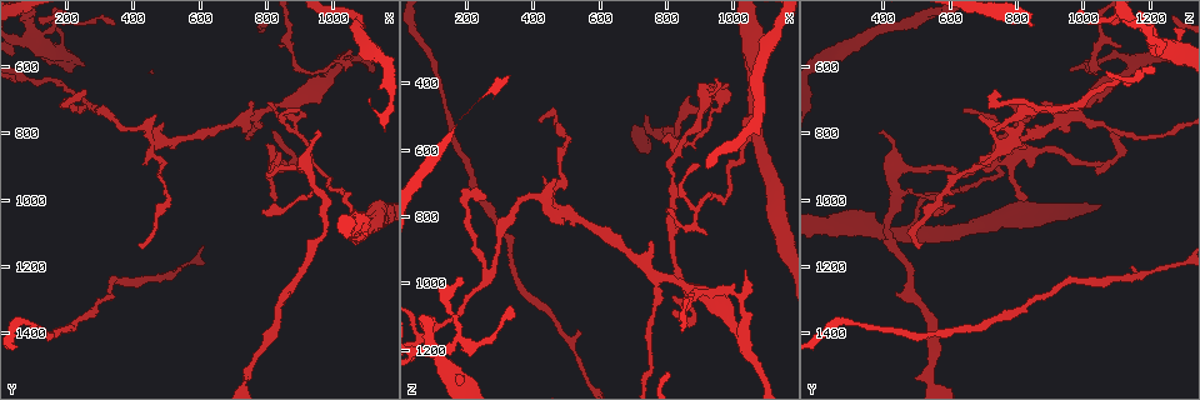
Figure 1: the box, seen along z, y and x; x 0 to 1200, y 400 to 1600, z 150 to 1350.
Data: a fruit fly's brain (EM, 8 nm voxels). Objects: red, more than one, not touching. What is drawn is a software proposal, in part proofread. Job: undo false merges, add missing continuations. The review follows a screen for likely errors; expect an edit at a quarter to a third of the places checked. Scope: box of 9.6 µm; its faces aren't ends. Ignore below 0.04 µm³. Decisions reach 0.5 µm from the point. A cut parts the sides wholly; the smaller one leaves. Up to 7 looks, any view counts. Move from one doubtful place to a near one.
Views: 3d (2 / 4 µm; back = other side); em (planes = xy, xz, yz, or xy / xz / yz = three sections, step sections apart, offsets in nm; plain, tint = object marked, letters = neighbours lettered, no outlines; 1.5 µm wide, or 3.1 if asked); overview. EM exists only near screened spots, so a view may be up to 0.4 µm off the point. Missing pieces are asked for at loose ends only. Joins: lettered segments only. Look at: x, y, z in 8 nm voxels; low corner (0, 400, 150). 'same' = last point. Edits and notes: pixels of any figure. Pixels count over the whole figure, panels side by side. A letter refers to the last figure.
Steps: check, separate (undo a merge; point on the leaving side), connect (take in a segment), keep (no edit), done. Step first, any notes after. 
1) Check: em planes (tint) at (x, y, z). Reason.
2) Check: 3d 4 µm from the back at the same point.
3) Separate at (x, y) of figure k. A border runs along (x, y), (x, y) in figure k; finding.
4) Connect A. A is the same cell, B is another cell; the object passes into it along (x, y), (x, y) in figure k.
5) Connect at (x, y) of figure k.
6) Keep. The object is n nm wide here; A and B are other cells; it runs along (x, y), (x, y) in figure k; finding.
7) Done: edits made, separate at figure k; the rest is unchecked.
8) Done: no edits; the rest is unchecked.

Check: em yz step 8 (letters) at (780, 740, 980). A narrow waist.

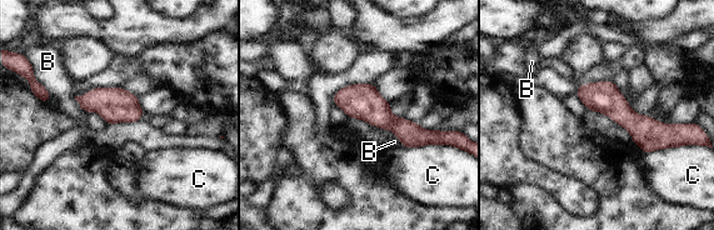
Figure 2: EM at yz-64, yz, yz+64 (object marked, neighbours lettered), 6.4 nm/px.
Keep. B and C are other cells; it runs along (580, 90), (605, 98), (658, 140) in figure 2; all the same cell.

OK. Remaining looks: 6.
Check: 3d 4 µm at (470, 750, 690).

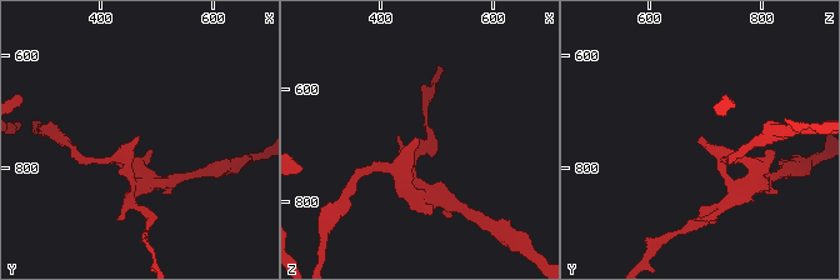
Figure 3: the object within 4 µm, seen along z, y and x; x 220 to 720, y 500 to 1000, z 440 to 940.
Check: em planes (letters) at (475, 750, 695).

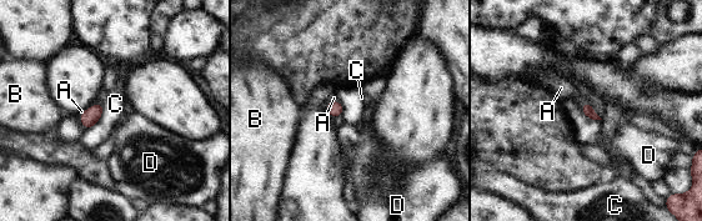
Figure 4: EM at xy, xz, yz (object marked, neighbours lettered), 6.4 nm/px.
Connect A. A is the same cell, B, C and D are other cells; the cell continues.

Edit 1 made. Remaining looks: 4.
Check: 3d 4 µm at (280, 730, 950). Sharp bend.

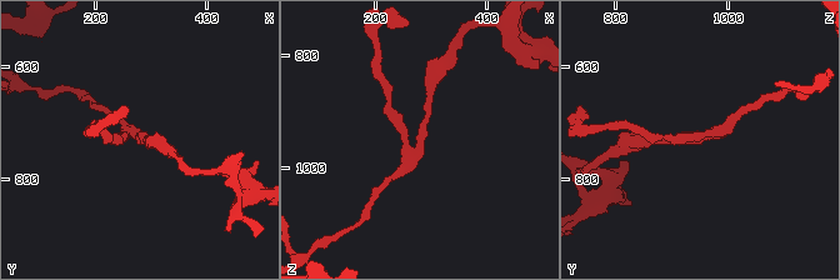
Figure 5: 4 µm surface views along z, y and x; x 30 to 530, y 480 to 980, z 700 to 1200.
Check: em yz step 4 (letters) at (275, 725, 950).

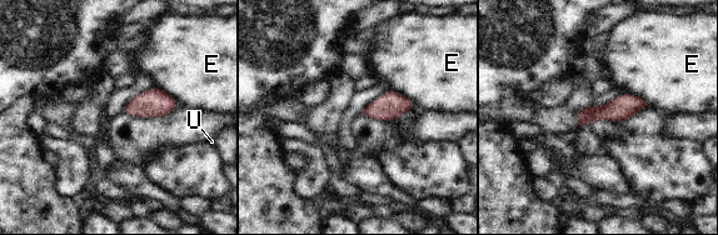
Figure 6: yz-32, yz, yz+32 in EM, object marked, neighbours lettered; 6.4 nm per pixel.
Keep. E and U are other cells; it runs along (642, 104), (581, 118) in figure 6; one cell here.

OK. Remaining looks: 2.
Done: edits made, connect at figure 4; the rest is unchecked.

